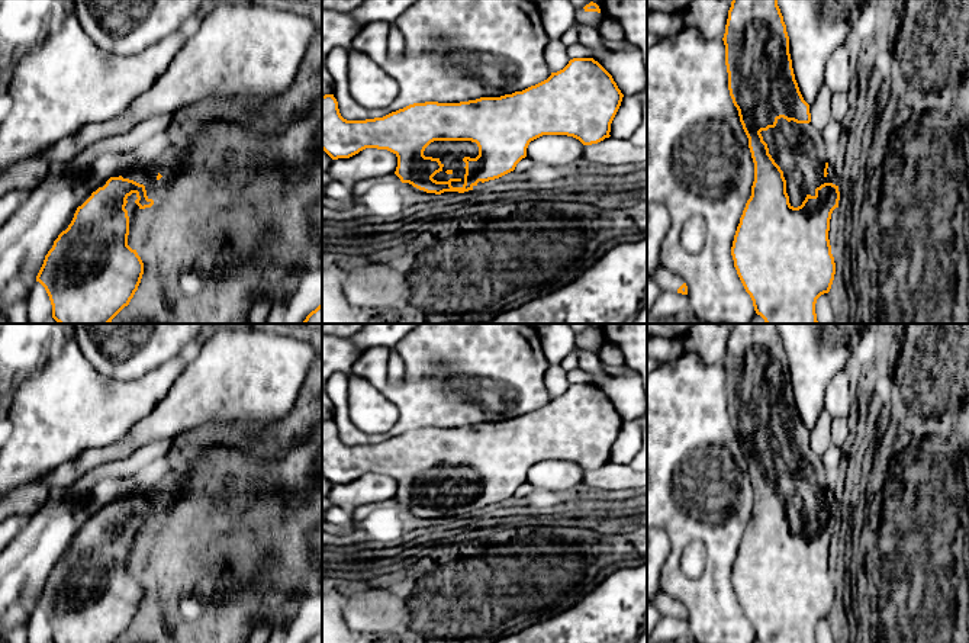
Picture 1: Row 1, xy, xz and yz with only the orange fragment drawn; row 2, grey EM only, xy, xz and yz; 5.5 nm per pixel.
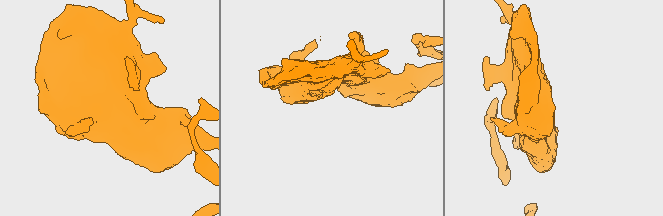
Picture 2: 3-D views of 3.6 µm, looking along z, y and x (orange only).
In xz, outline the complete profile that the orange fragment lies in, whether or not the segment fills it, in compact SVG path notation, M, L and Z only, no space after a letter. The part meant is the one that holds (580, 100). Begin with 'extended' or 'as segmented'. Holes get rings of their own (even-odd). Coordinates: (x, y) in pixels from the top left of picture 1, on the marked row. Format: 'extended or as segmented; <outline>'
extended; M573 58L563 70L551 73L547 80L512 94L460 103L413 103L383 118L366 120L344 119L334 94L325 94L322 96L322 150L332 160L350 158L366 148L387 150L397 157L395 174L402 183L435 194L464 193L514 171L516 164L527 157L529 142L543 135L567 135L579 139L583 145L609 138L611 123L622 97L624 94L612 75L593 58Z

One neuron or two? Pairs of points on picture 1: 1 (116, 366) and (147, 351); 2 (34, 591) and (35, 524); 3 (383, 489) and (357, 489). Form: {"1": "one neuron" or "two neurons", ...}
{"1": "one neuron", "2": "one neuron", "3": "one neuron"}

